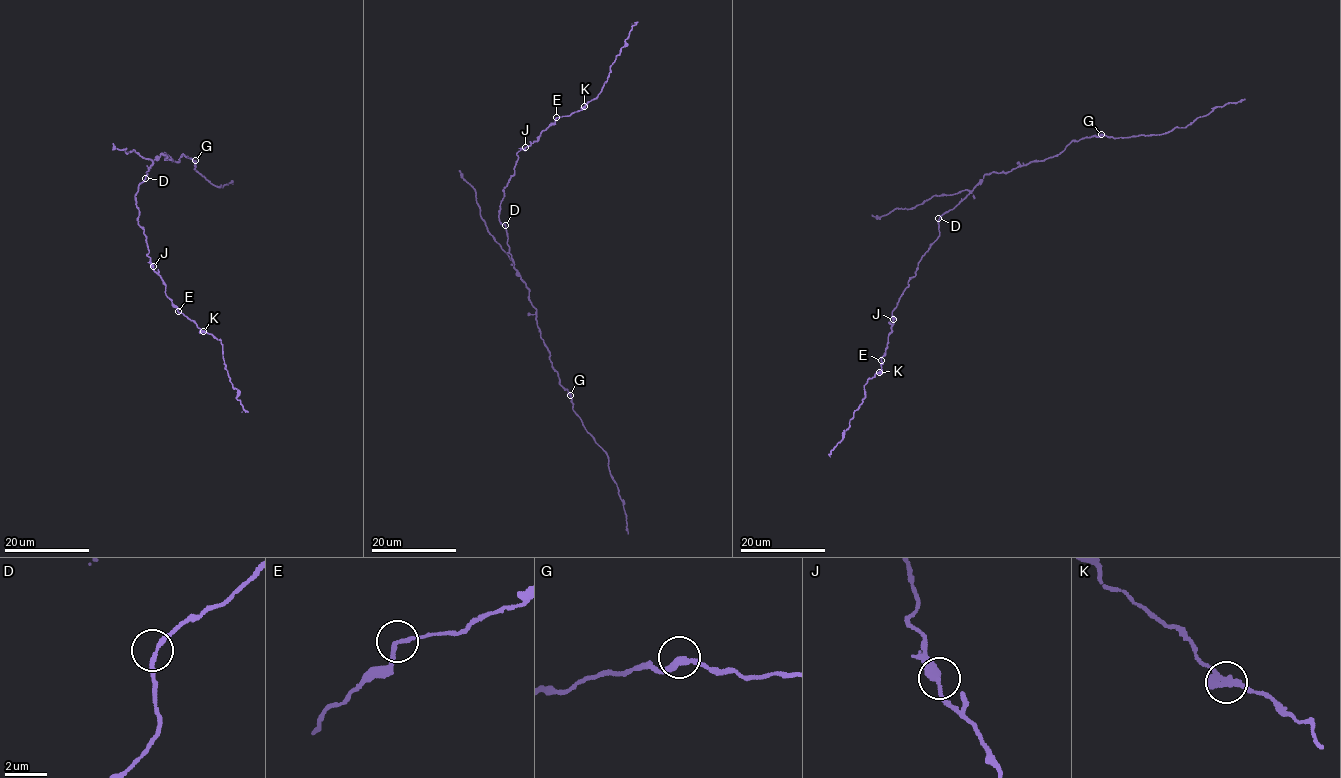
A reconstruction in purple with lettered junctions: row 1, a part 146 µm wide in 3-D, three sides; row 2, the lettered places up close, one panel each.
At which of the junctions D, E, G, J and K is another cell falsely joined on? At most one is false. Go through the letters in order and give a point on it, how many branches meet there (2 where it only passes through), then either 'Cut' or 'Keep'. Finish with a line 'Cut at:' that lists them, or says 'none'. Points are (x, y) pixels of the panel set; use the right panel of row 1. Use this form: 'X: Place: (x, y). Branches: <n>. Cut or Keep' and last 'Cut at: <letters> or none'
D: Place: (938, 218). Branches: 2. Keep
E: Place: (881, 360). Branches: 2. Keep
G: Place: (1101, 134). Branches: 2. Keep
J: Place: (893, 319). Branches: 2. Keep
K: Place: (879, 372). Branches: 2. Keep
Cut at: none

